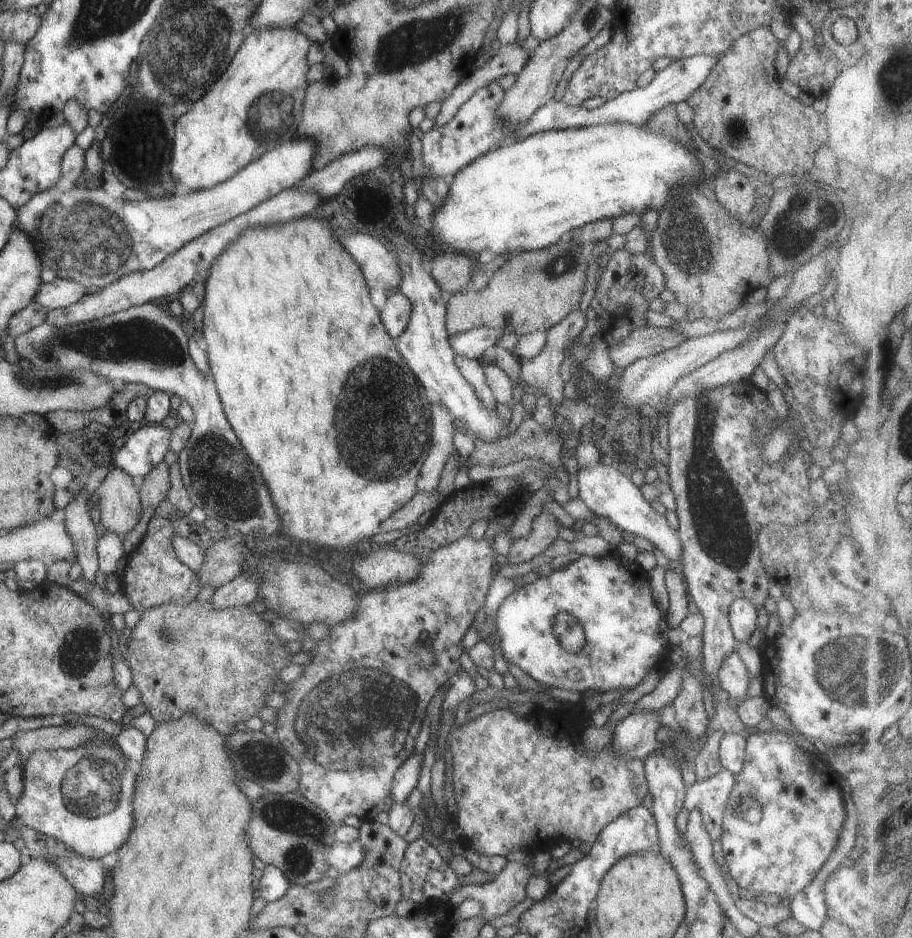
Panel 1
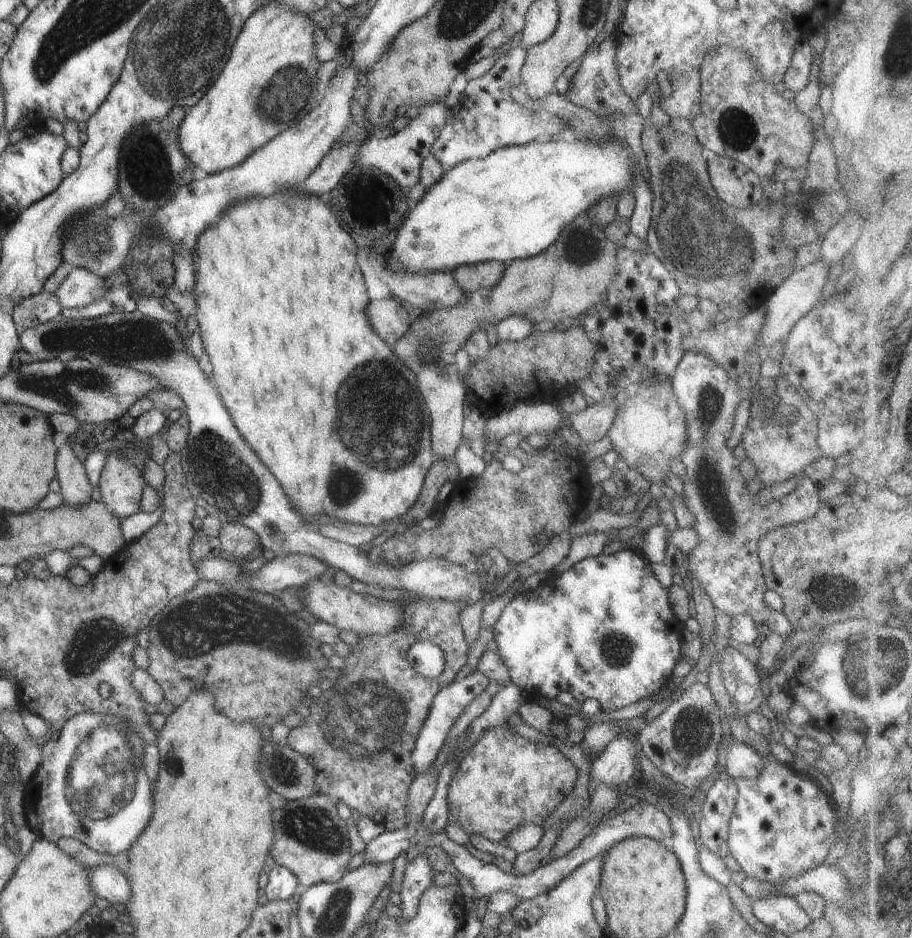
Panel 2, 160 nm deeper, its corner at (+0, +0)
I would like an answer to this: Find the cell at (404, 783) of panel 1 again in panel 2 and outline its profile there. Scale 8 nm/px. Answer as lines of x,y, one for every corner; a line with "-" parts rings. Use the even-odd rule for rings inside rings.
475,669
472,674
451,681
435,694
424,723
421,725
417,738
415,739
413,750
411,751
410,759
415,775
431,766
437,751
442,746
443,740
447,736
447,732
449,732
449,728
451,728
453,722
455,722
459,714
463,712
463,708
465,708
475,696
485,690
485,686
487,686
488,682
489,679
486,676
483,676
479,670

